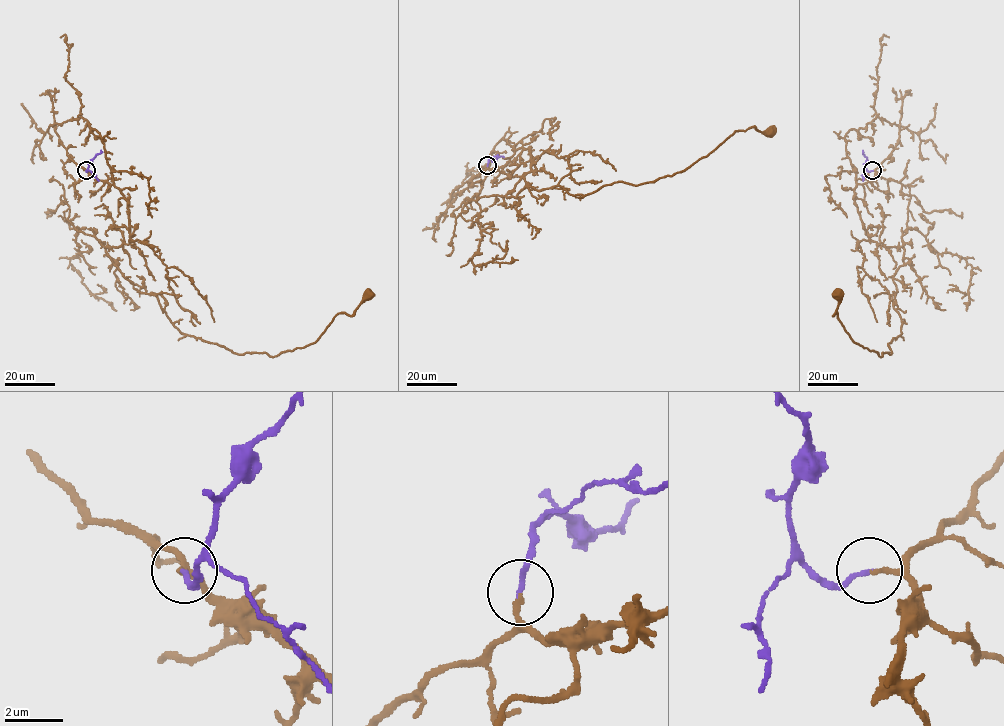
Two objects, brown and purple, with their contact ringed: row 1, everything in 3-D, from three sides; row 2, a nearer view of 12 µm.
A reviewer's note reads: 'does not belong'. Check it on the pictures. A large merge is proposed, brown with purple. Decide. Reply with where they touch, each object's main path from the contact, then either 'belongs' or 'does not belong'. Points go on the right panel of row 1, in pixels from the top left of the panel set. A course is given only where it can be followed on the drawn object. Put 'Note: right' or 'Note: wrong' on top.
Note: wrong
(872, 170) | brown via (872, 170), (854, 189), (867, 235), (904, 249), (890, 354), (856, 344), (833, 315), (838, 294) | purple via (872, 170), (866, 169), (867, 158), (862, 150) | belongs

